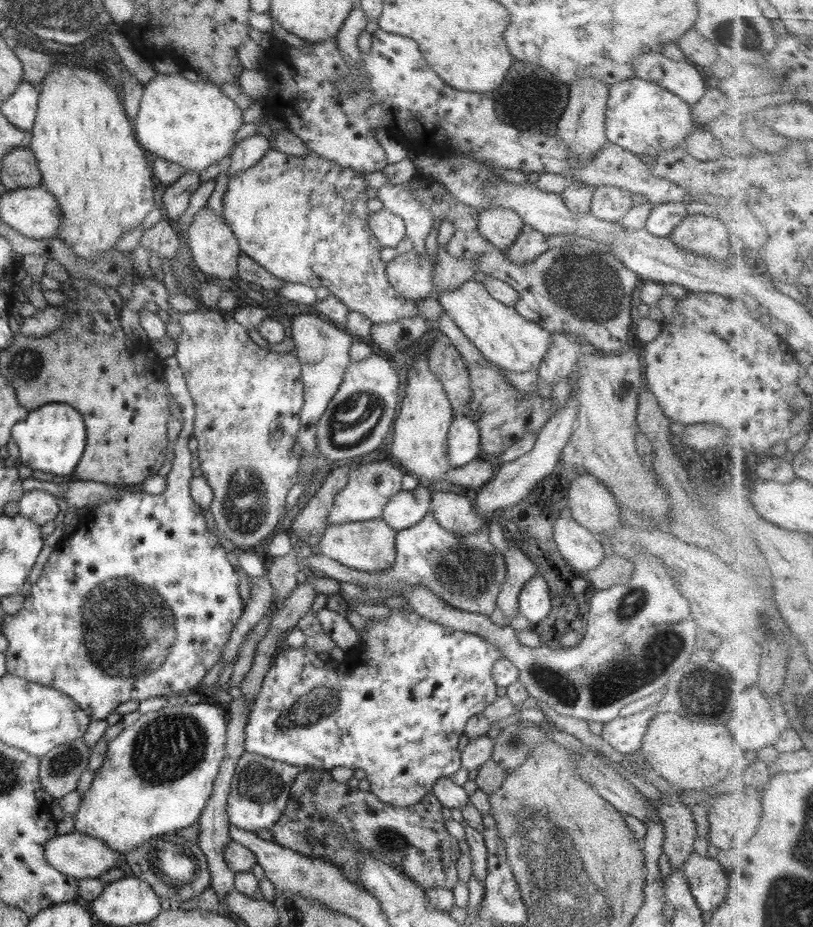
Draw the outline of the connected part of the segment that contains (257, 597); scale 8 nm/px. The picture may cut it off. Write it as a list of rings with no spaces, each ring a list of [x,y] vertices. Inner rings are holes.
[[[240,569],[239,576],[249,581],[251,596],[244,605],[242,616],[234,626],[228,642],[226,642],[227,644],[220,660],[224,663],[224,666],[234,659],[238,647],[244,642],[244,637],[260,622],[260,618],[264,618],[270,612],[272,604],[277,600],[277,593],[265,575],[250,577],[244,569]]]

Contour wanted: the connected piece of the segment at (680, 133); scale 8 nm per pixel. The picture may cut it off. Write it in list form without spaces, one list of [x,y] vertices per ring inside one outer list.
[[[639,77],[630,78],[609,87],[605,113],[606,138],[608,143],[634,154],[657,156],[666,150],[683,147],[685,138],[696,130],[691,113],[691,106],[677,94]]]

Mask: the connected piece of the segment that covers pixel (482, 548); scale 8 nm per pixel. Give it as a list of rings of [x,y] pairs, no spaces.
[[[429,511],[418,524],[397,532],[395,550],[395,564],[388,570],[375,573],[382,574],[384,580],[391,578],[402,580],[409,586],[426,586],[444,603],[469,613],[490,616],[496,608],[506,566],[501,552],[486,542],[486,530],[482,530],[478,542],[474,542],[474,538],[444,530]]]

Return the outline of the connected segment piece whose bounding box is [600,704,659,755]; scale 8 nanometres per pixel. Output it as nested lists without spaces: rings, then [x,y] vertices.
[[[652,704],[633,715],[618,716],[602,726],[603,732],[600,732],[600,736],[624,755],[638,752],[642,746],[642,736],[648,730],[648,722],[658,713],[658,706]]]

